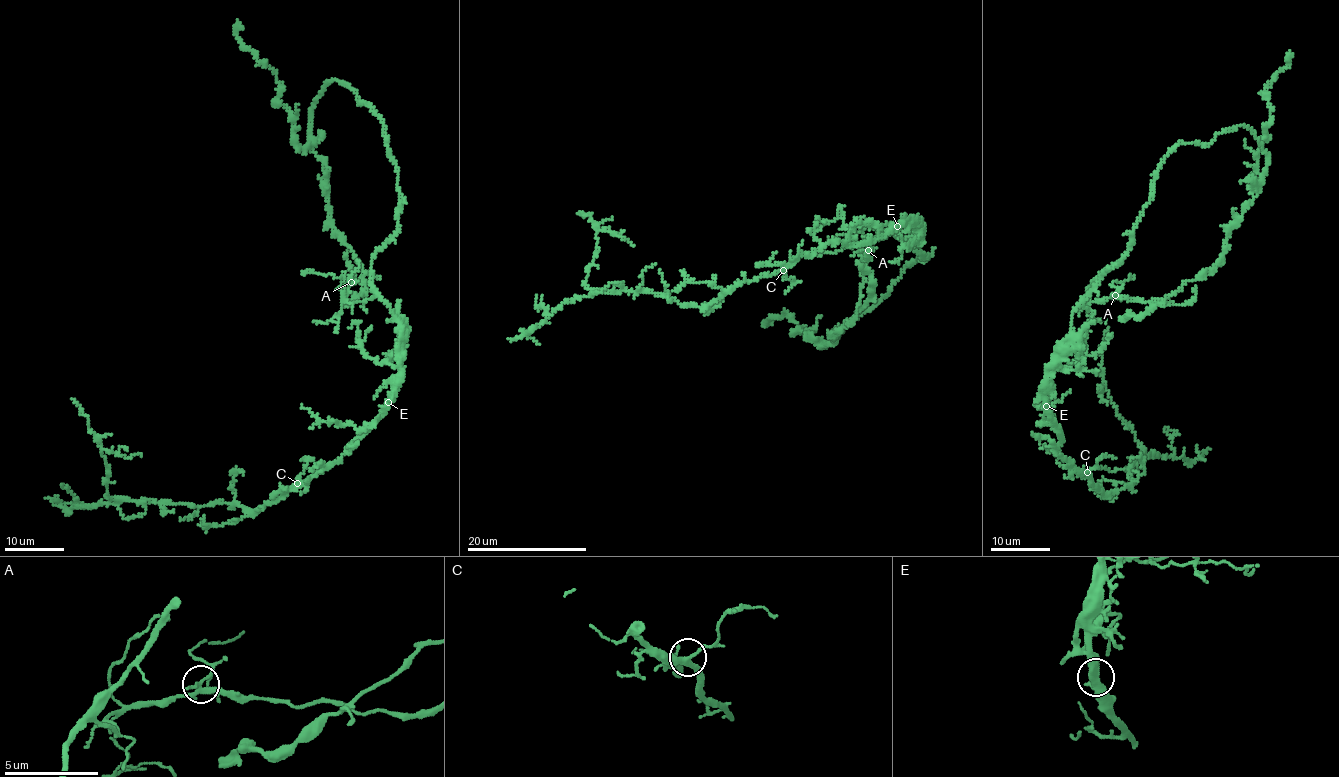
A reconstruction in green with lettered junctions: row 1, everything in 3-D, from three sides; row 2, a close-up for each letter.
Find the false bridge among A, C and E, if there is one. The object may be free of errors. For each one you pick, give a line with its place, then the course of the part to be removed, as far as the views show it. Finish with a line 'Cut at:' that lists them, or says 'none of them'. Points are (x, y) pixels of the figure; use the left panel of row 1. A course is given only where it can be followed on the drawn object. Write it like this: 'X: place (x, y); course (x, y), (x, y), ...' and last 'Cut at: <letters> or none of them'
E: place (388, 402); course (388, 402), (388, 396), (401, 377), (404, 326), (393, 360)
Cut at: E

